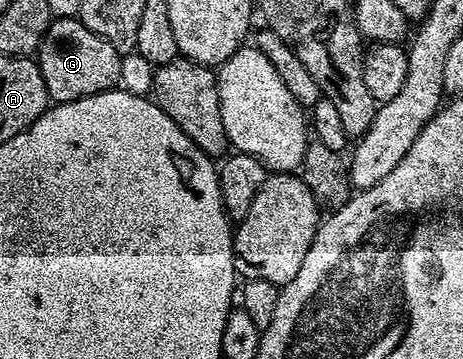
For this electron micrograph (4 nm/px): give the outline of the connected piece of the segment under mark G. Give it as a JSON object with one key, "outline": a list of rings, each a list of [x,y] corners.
{"outline":[[[74,16],[52,19],[37,53],[41,78],[45,78],[45,90],[48,97],[57,104],[112,91],[118,85],[122,61],[123,56],[112,44],[93,34],[89,26]]]}

